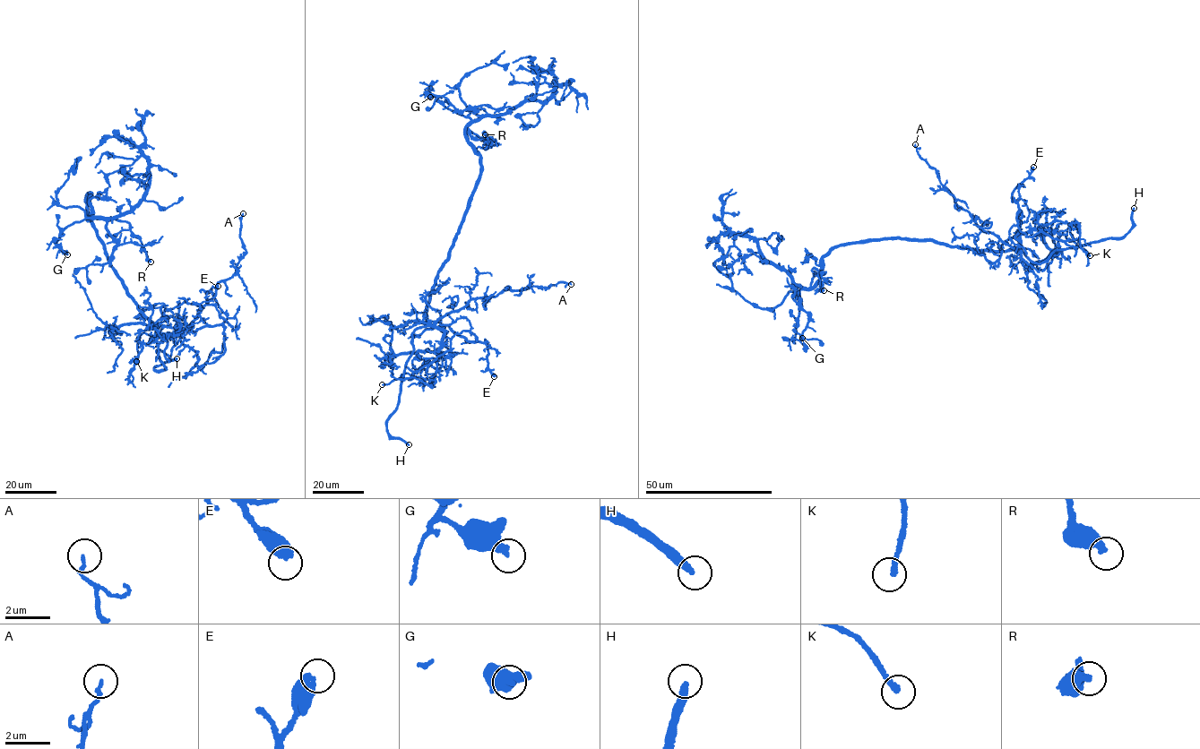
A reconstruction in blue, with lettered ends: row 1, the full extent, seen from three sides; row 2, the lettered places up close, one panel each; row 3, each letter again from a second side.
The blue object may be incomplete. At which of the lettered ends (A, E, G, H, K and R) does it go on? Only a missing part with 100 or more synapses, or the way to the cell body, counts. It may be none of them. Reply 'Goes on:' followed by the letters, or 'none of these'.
Goes on: H

